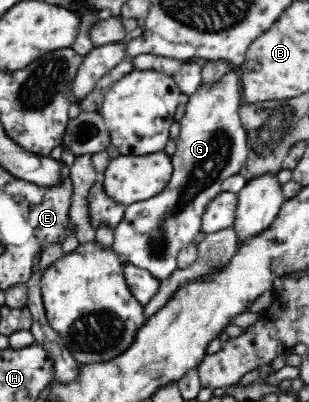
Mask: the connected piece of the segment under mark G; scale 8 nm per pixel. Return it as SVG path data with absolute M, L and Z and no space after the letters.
M231 70L220 82L201 86L193 95L186 97L187 106L184 116L179 121L180 130L176 151L173 153L174 156L171 156L173 173L168 186L151 199L129 204L121 223L113 230L113 250L123 261L150 272L159 284L172 274L179 274L178 253L183 246L194 240L198 232L202 231L201 218L208 203L223 191L223 180L238 174L238 170L247 164L248 136L238 114L238 108L243 104L240 83L239 74Z

